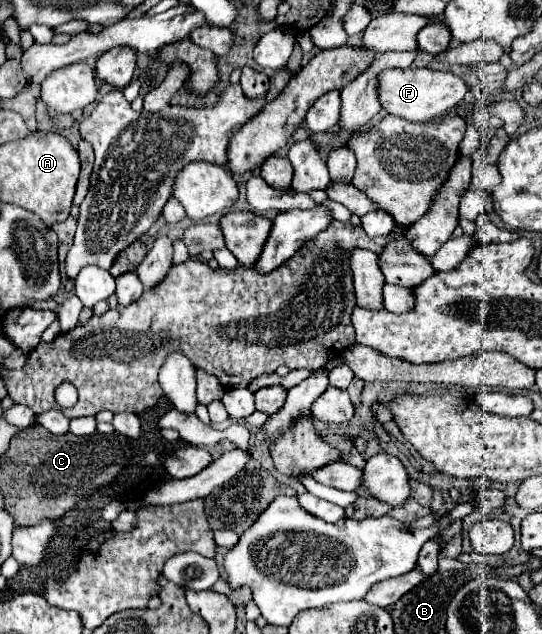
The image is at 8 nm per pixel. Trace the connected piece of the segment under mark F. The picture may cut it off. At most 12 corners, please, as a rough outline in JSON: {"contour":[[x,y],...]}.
{"contour":[[386,69],[380,103],[420,123],[462,103],[452,71]]}

